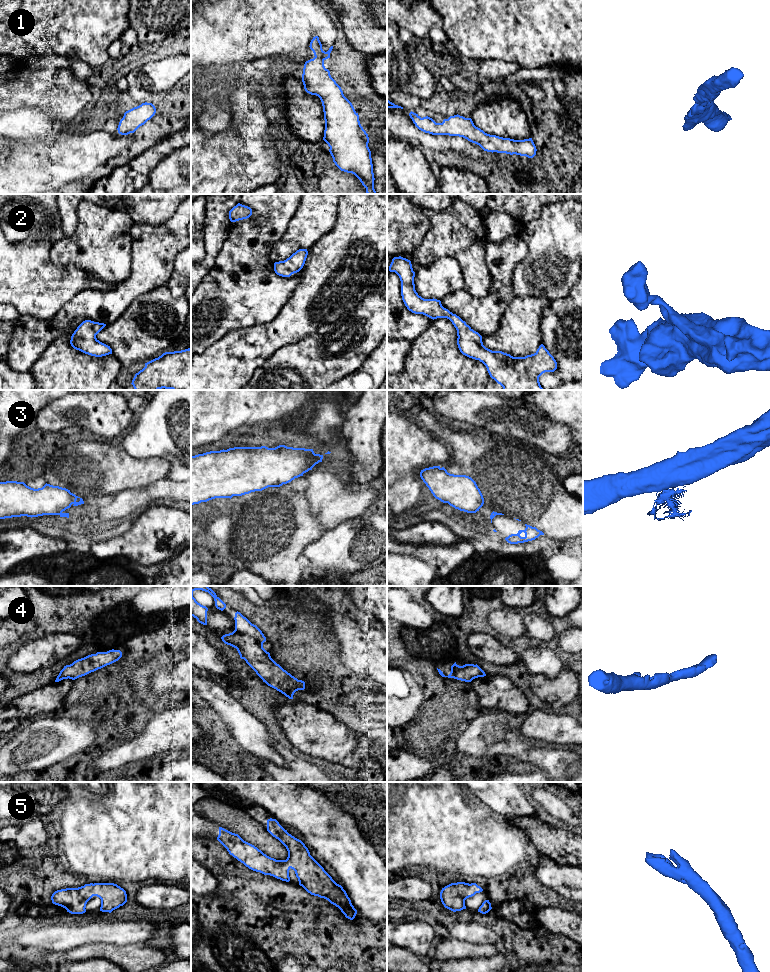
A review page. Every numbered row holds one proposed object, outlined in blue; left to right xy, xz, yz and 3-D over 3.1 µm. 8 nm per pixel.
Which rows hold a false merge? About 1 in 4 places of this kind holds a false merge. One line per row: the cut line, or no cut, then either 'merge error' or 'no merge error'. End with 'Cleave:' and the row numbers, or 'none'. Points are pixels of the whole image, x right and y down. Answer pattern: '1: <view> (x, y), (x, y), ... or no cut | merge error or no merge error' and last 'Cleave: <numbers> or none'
1: no cut | no merge error
2: no cut | no merge error
3: xy (61, 512), (59, 514) | merge error
4: no cut | no merge error
5: no cut | no merge error
Cleave: 3

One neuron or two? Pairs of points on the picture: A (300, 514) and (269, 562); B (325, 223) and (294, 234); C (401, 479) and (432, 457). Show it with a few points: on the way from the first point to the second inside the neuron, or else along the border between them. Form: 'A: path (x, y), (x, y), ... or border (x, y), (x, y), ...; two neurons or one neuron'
A: path (289, 526), (271, 550); one neuron
B: path (317, 223), (311, 223), (302, 232); one neuron
C: path (409, 471), (424, 457); one neuron

